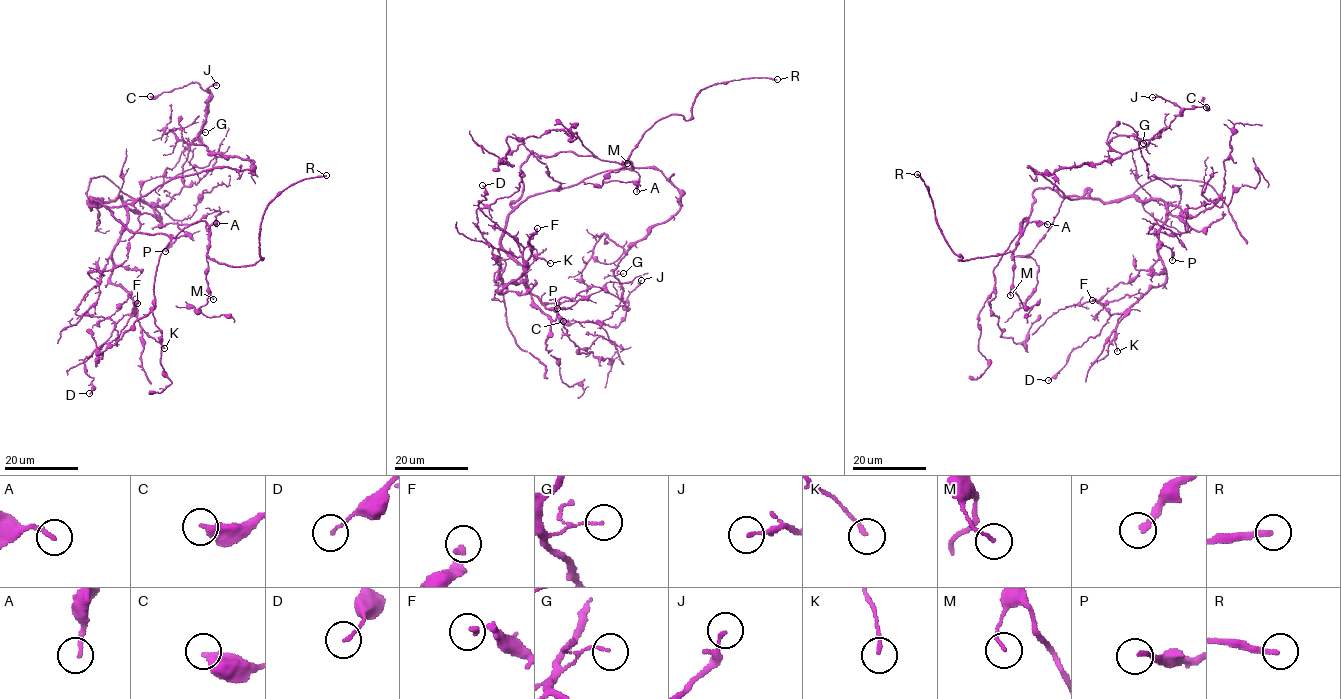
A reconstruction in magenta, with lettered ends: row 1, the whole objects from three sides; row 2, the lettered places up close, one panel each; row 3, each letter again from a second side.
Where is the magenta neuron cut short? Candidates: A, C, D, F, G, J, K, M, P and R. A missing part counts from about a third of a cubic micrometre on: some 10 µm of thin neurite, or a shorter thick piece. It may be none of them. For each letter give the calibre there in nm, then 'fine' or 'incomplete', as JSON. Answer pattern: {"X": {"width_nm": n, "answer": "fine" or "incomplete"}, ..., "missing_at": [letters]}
{"A": {"width_nm": 160, "answer": "fine"}, "C": {"width_nm": 340, "answer": "fine"}, "D": {"width_nm": 120, "answer": "fine"}, "F": {"width_nm": 190, "answer": "incomplete"}, "G": {"width_nm": 100, "answer": "fine"}, "J": {"width_nm": 100, "answer": "fine"}, "K": {"width_nm": 140, "answer": "fine"}, "M": {"width_nm": 120, "answer": "fine"}, "P": {"width_nm": 200, "answer": "fine"}, "R": {"width_nm": 200, "answer": "incomplete"}, "missing_at": ["F", "R"]}

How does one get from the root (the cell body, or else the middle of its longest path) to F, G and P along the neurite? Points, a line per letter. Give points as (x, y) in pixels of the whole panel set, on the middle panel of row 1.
F: (510, 205), (501, 247), (523, 266), (529, 289), (512, 283), (501, 293), (527, 267), (522, 251), (537, 228)
G: (510, 205), (604, 171), (658, 169), (678, 191), (680, 207), (627, 251), (614, 273), (623, 273)
P: (510, 205), (516, 207), (501, 247), (523, 266), (532, 300), (554, 320), (560, 299), (582, 297), (557, 308)

